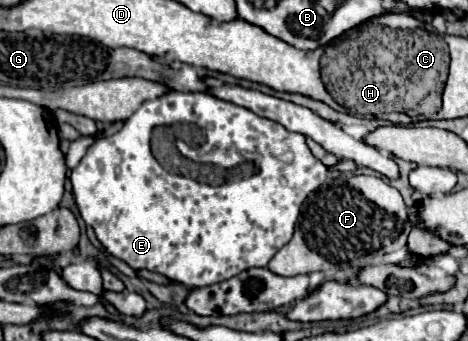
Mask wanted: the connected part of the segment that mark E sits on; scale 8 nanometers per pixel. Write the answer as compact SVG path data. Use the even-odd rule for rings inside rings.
M174 92L174 94L162 96L162 98L156 98L156 100L150 100L150 102L142 102L138 106L138 110L124 122L124 126L112 138L104 138L104 140L94 142L88 148L88 152L84 154L84 158L80 160L80 164L72 170L70 182L72 182L72 192L74 192L74 198L76 198L80 216L84 218L84 222L88 226L94 228L96 238L100 240L100 244L104 246L104 250L110 256L126 262L134 270L158 272L158 274L162 274L170 280L186 284L188 288L198 288L198 286L210 286L210 284L216 284L216 282L224 282L224 280L228 280L228 278L232 278L232 276L236 276L236 274L240 274L242 270L248 270L248 268L268 266L270 258L284 244L288 244L288 240L292 238L294 226L296 226L298 216L300 216L302 202L308 198L310 192L314 192L316 188L320 188L320 184L324 184L326 174L328 174L328 168L310 152L310 148L304 142L304 136L288 132L282 124L276 124L274 120L256 116L248 108L236 106L232 102L226 102L226 100L218 100L211 94ZM158 134L164 134L166 140L174 140L174 146L172 146L174 162L172 164L170 162L164 164L152 154L152 148L154 148L152 142L156 140Z

